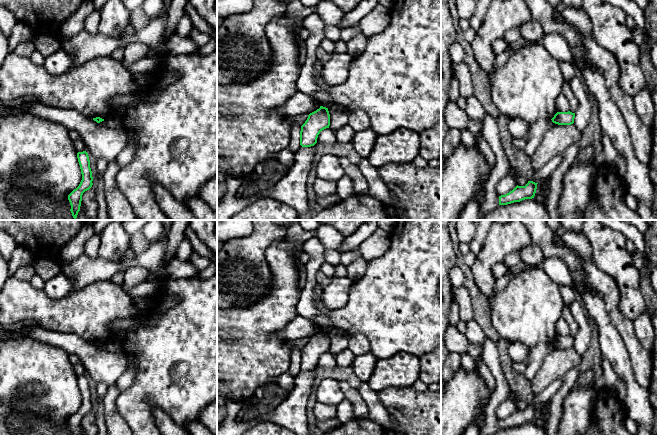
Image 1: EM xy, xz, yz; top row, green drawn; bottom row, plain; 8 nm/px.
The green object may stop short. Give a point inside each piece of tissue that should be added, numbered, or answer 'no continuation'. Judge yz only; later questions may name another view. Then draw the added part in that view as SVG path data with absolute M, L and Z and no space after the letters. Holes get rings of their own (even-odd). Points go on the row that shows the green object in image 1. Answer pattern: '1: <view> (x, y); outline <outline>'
no continuation

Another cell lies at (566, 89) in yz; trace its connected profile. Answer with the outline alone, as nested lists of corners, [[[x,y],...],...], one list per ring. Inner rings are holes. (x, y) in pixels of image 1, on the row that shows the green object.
[[[566,81],[562,86],[562,94],[568,99],[568,102],[570,104],[570,112],[575,113],[578,107],[578,100],[573,93],[569,83]]]

